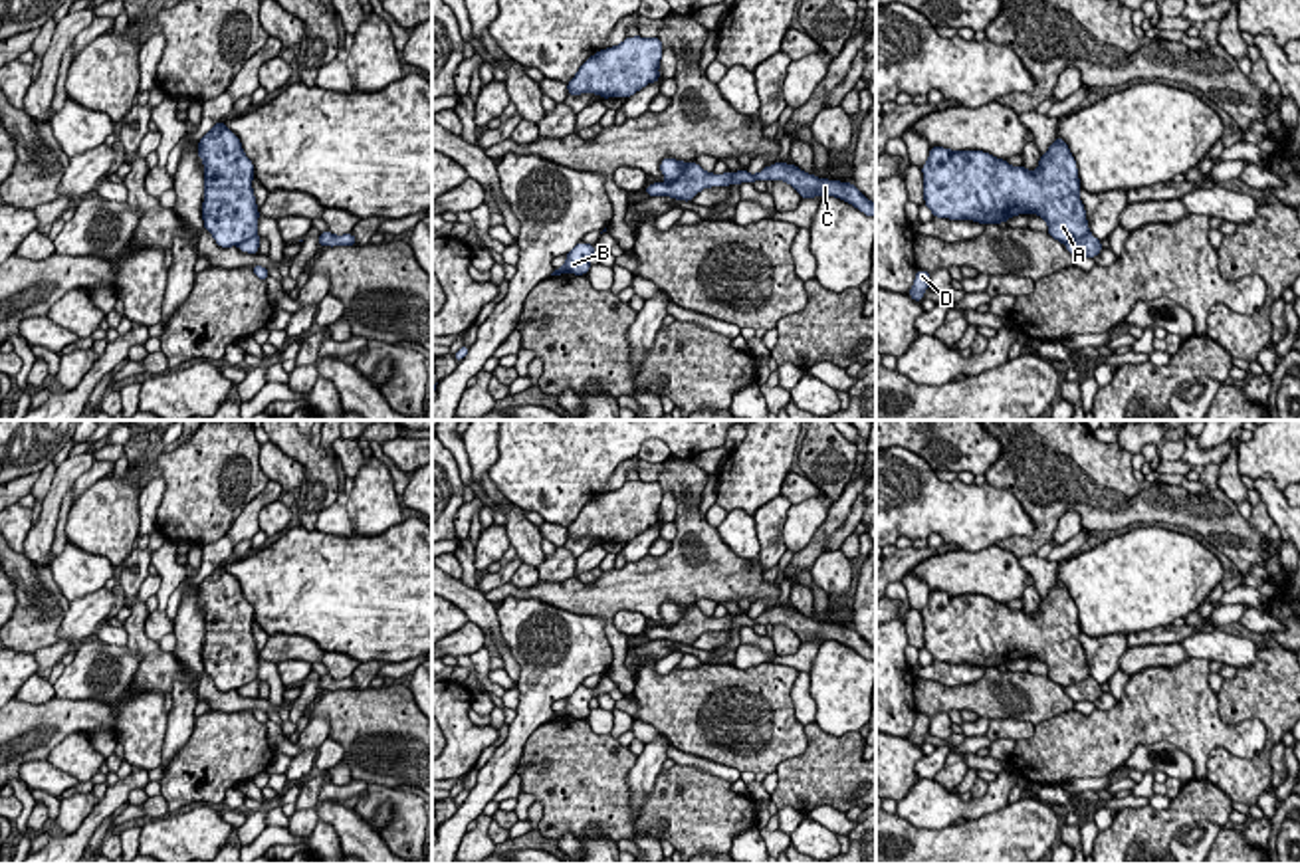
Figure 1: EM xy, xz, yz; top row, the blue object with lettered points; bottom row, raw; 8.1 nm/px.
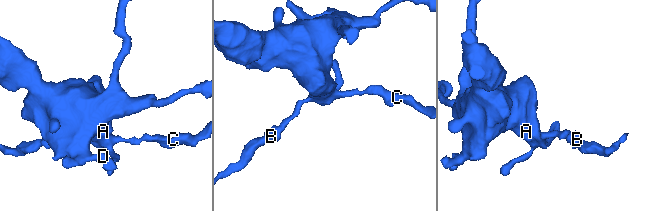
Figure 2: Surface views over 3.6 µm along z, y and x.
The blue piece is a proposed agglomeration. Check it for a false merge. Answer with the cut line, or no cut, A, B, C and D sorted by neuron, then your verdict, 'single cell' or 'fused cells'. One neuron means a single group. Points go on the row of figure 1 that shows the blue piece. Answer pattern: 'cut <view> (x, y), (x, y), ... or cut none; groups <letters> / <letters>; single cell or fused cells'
cut yz (1088, 232), (1065, 244); groups A D / B C; fused cells

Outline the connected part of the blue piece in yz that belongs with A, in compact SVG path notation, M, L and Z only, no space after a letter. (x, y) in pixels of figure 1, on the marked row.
M1060 137L1040 155L1036 170L1011 166L1007 161L983 151L931 147L921 172L925 206L937 218L967 218L987 226L1007 222L1017 214L1038 214L1048 224L1046 232L1062 244L1090 234L1086 210L1078 194L1080 178L1076 161Z

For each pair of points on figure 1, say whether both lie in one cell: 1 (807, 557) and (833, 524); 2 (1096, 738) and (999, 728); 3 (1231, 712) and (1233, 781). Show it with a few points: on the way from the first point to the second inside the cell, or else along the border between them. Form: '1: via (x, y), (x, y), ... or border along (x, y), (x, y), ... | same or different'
1: via (813, 549), (825, 532) | same
2: border along (1035, 726), (1029, 738), (1017, 742) | different
3: via (1257, 712), (1271, 724), (1271, 742), (1259, 761) | same

